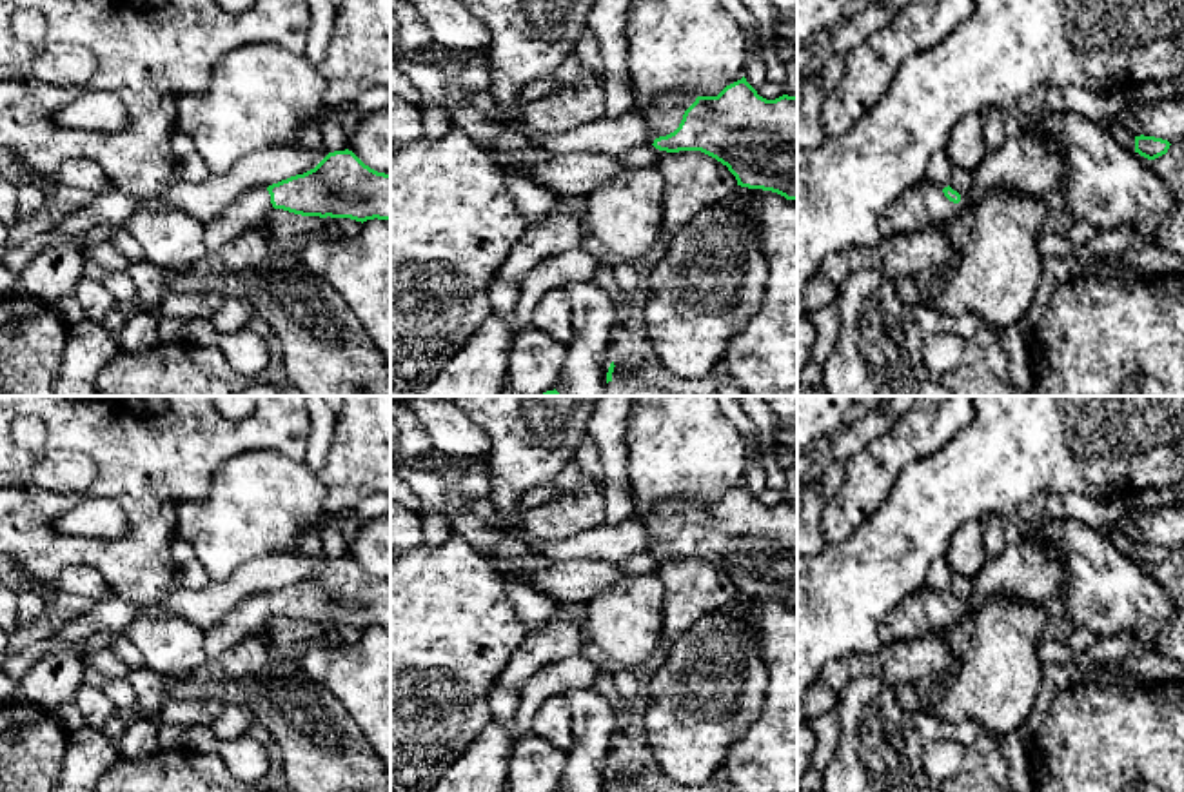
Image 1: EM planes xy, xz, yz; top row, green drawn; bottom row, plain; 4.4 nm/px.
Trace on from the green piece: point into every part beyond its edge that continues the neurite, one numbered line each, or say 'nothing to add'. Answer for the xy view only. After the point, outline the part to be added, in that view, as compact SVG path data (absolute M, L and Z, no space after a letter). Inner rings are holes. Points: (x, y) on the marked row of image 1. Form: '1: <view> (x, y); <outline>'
1: xy (247, 211); M267 187L243 191L216 218L203 223L205 254L212 256L242 233L261 227L271 209Z

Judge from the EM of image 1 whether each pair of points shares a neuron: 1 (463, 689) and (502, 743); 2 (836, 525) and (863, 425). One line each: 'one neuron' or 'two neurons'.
1: two neurons
2: two neurons

